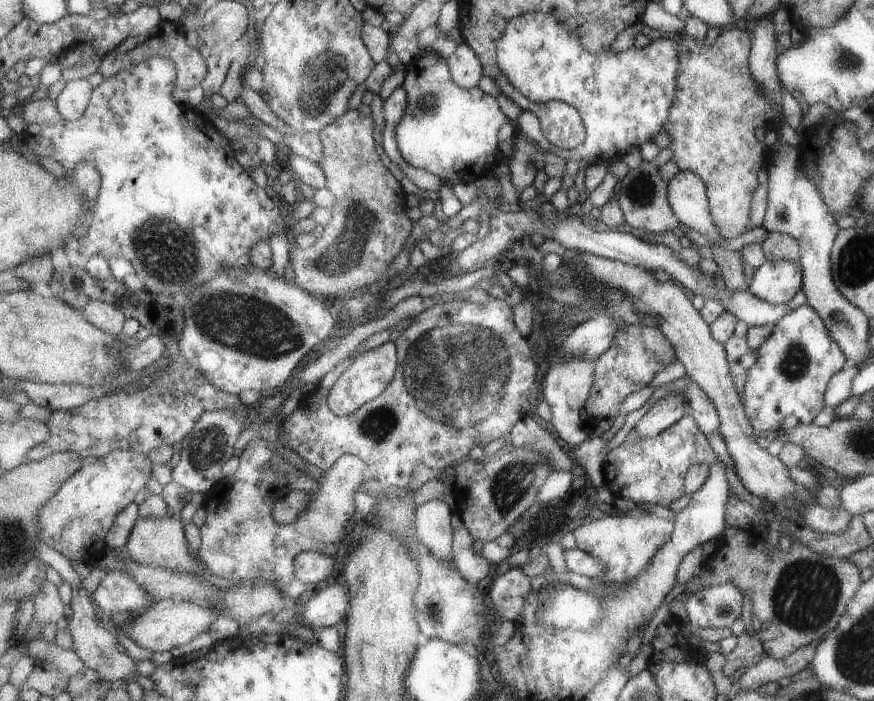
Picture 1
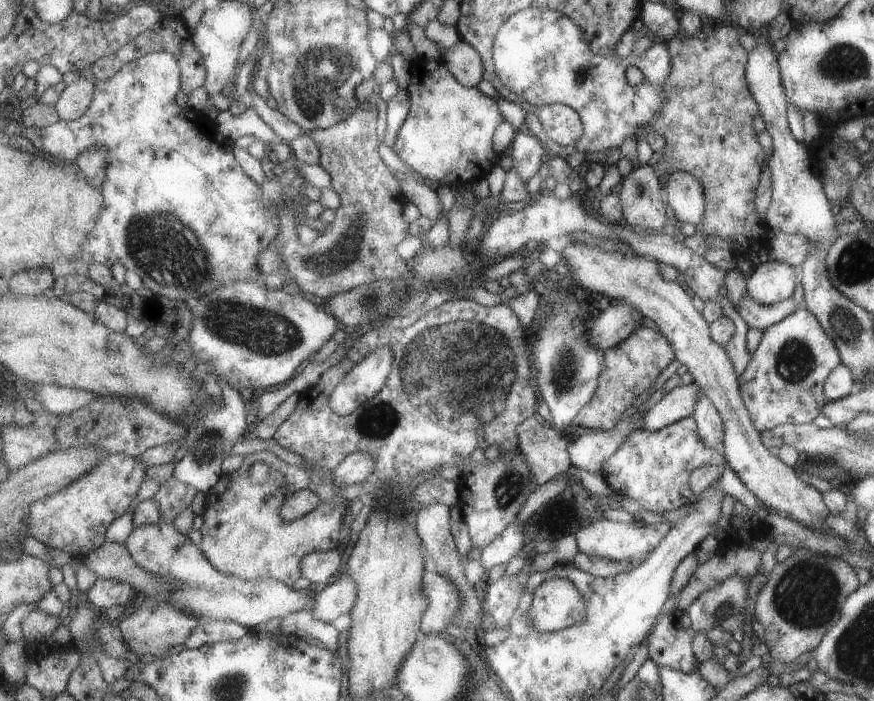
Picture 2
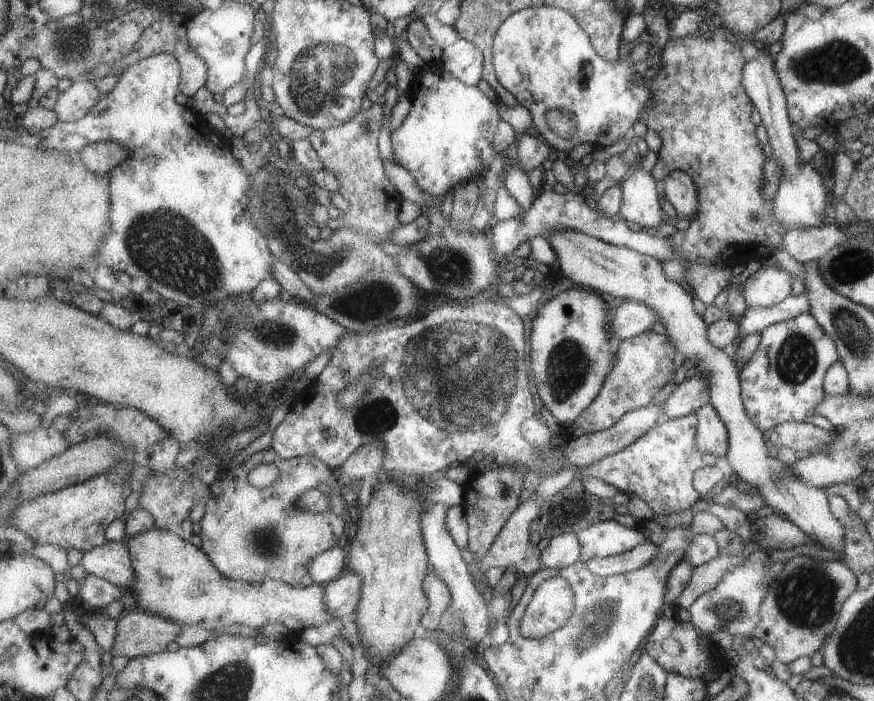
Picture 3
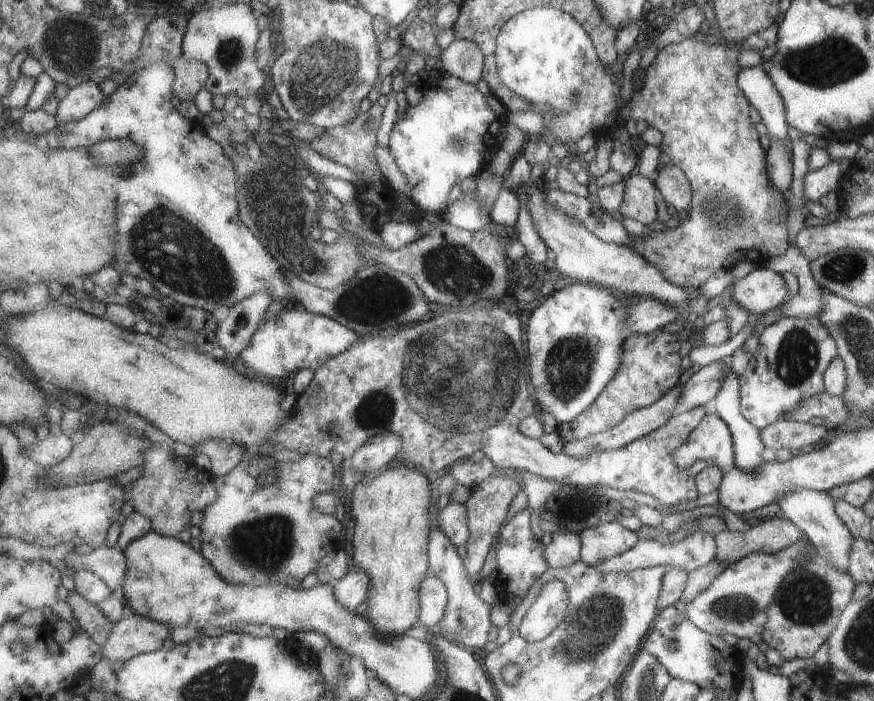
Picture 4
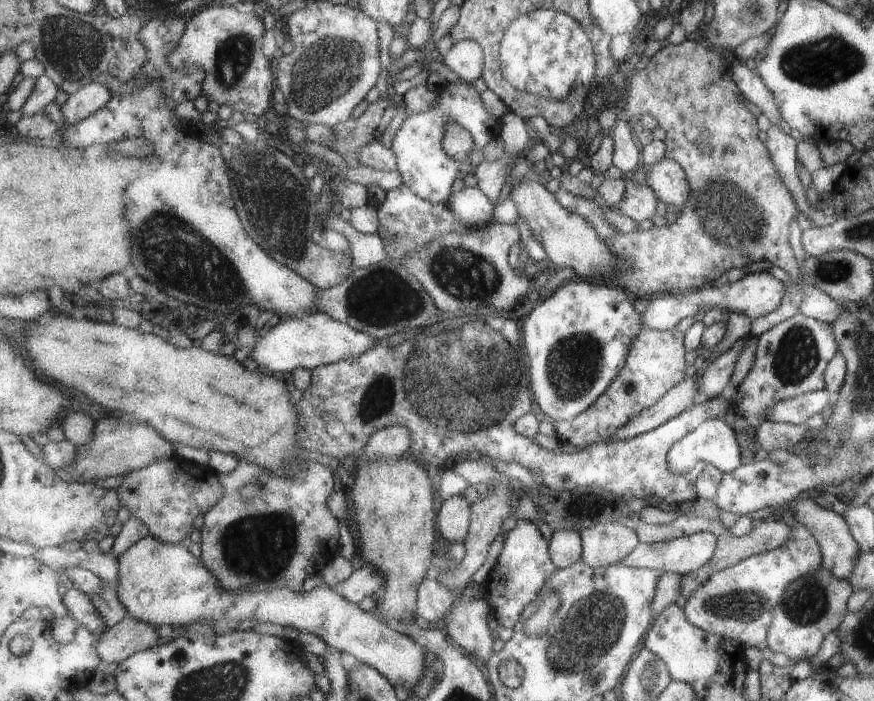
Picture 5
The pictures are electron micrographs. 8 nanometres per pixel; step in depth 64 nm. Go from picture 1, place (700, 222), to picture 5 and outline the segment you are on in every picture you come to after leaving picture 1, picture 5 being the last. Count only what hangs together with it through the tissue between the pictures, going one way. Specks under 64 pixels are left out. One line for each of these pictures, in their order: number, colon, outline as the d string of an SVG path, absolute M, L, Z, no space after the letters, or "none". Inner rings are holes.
2: M675 172L665 184L665 200L673 208L679 222L703 226L707 204L705 204L705 186L691 172Z
3: M671 172L667 178L661 180L661 194L671 206L677 210L679 218L693 220L699 212L699 190L697 182L689 172Z
4: M667 166L659 170L659 174L653 174L653 178L659 190L659 198L663 198L667 206L675 206L679 214L687 214L691 210L695 190L689 174L681 166Z
5: M663 158L661 162L657 162L653 170L647 174L647 182L663 204L671 204L683 210L685 202L689 202L689 176L685 174L685 168L675 160Z

